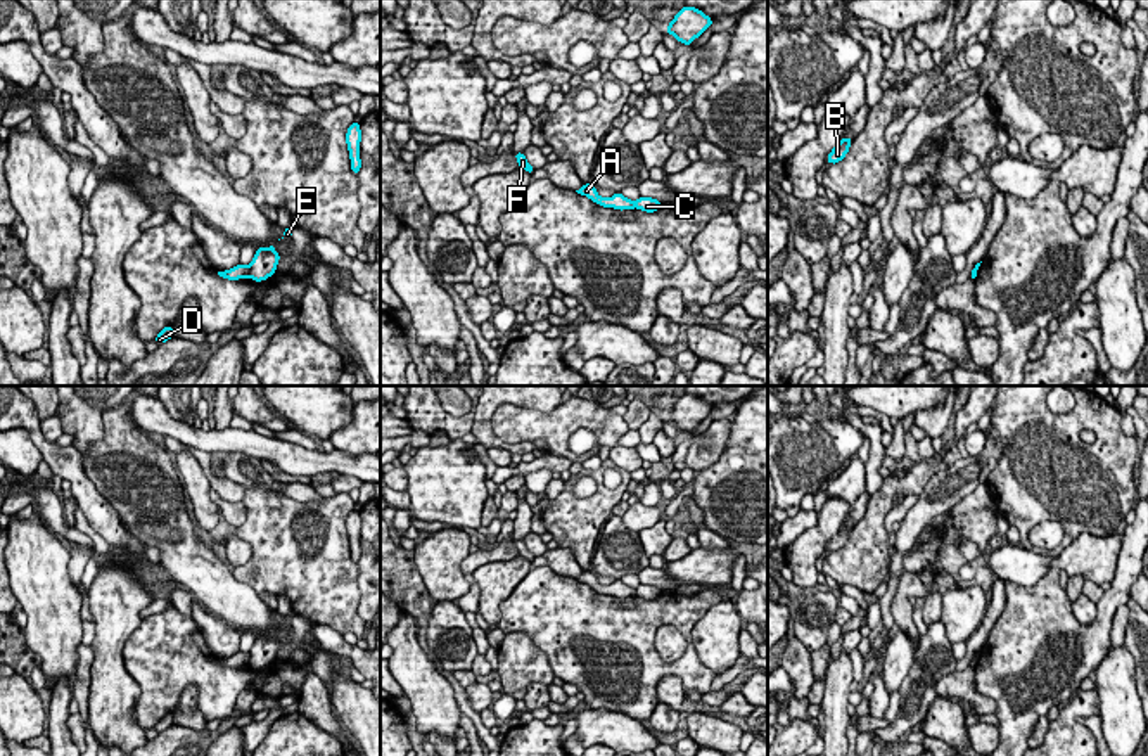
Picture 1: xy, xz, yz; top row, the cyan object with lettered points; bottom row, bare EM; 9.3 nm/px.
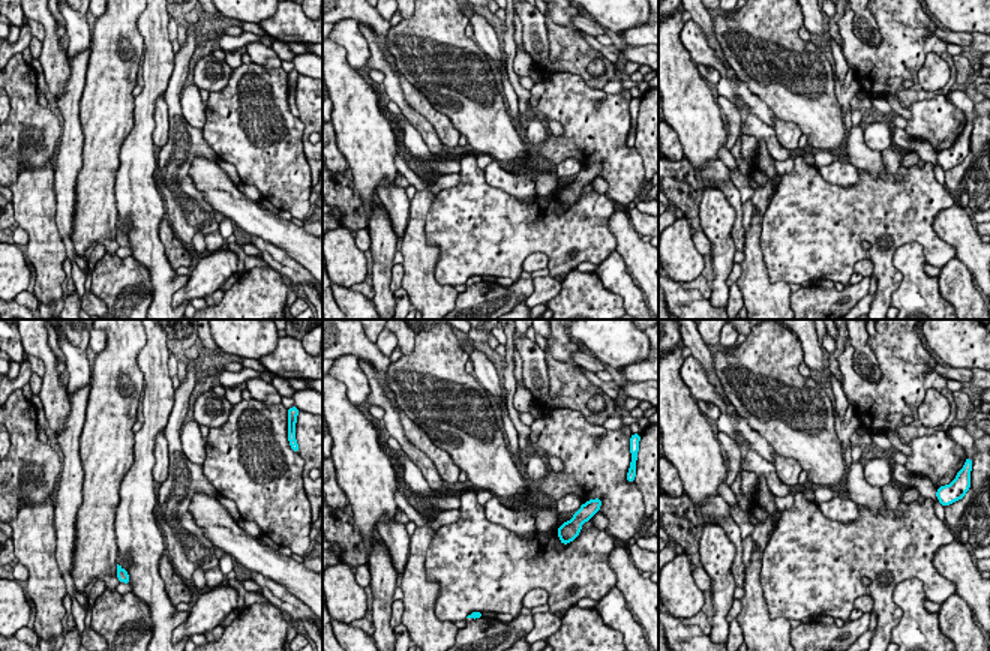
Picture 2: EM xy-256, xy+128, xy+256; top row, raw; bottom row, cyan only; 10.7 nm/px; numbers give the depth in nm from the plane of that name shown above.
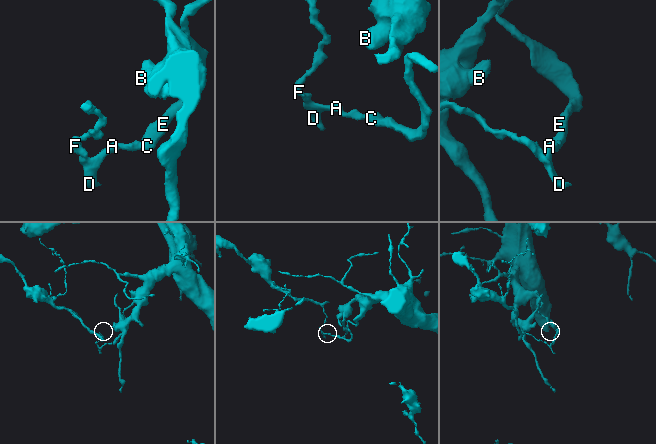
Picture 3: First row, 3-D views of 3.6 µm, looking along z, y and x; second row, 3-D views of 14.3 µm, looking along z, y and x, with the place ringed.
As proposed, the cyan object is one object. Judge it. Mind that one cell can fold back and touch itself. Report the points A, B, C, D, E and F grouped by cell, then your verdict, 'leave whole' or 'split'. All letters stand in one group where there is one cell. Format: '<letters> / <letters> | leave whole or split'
A D F / B C E | split

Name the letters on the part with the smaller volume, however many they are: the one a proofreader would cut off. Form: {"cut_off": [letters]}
{"cut_off": ["A", "D", "F"]}

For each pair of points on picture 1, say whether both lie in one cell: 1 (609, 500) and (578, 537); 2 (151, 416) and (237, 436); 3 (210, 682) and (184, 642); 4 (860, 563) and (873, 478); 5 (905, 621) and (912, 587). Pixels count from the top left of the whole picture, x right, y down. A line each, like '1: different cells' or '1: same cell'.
1: same cell
2: same cell
3: same cell
4: different cells
5: same cell

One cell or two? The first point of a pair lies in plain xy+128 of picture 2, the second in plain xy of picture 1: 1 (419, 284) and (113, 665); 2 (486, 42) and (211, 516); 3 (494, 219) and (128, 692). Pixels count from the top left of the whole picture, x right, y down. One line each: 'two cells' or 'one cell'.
1: one cell
2: one cell
3: two cells

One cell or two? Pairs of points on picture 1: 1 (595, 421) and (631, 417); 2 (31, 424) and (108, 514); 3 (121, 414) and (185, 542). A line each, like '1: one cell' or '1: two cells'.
1: two cells
2: one cell
3: one cell

